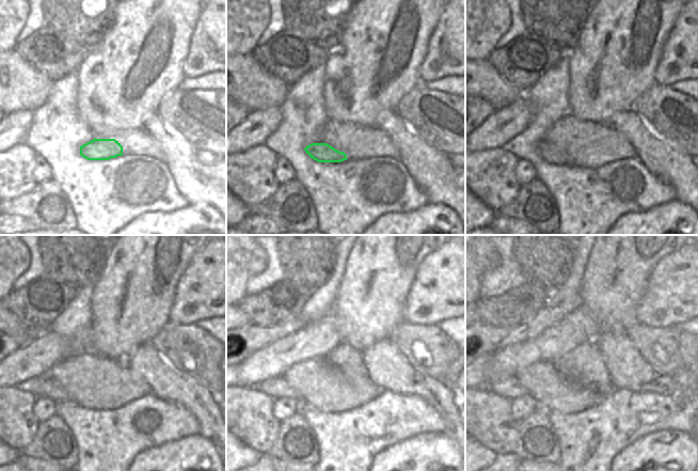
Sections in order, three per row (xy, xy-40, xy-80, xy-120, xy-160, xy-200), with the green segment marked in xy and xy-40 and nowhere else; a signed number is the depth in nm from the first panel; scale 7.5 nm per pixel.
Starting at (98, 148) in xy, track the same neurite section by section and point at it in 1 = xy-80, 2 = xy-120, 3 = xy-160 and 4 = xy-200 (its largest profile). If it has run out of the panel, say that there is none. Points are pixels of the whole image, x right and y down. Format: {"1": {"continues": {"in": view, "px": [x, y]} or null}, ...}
{"1": {"continues": {"in": "xy-80", "px": [552, 154]}}, "2": {"continues": {"in": "xy-120", "px": [46, 387]}}, "3": {"continues": {"in": "xy-160", "px": [274, 388]}}, "4": {"continues": {"in": "xy-200", "px": [508, 387]}}}

